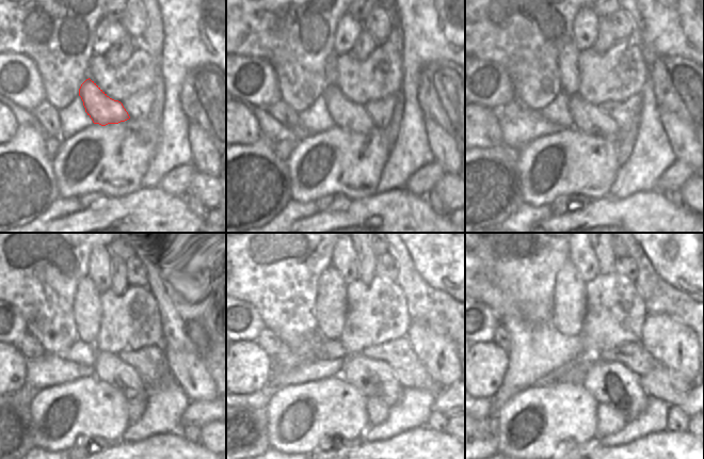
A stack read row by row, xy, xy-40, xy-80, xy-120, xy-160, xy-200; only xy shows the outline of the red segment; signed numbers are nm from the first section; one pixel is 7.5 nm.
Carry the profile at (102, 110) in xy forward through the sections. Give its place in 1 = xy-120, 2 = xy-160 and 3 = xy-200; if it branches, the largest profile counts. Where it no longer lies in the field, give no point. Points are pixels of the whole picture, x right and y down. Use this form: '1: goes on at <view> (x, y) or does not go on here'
1: goes on at xy-120 (111, 368)
2: goes on at xy-160 (373, 378)
3: goes on at xy-200 (614, 384)

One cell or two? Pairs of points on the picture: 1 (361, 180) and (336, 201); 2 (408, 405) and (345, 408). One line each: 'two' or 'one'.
1: two
2: two

